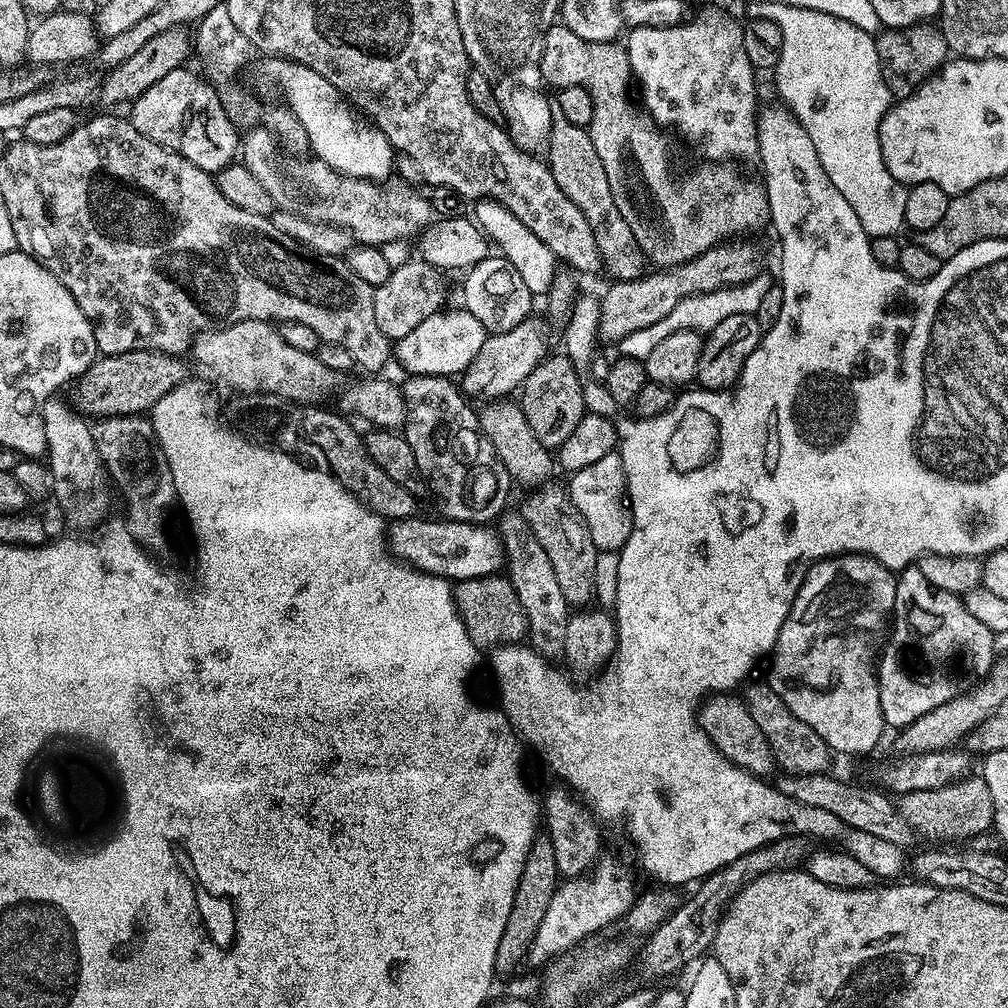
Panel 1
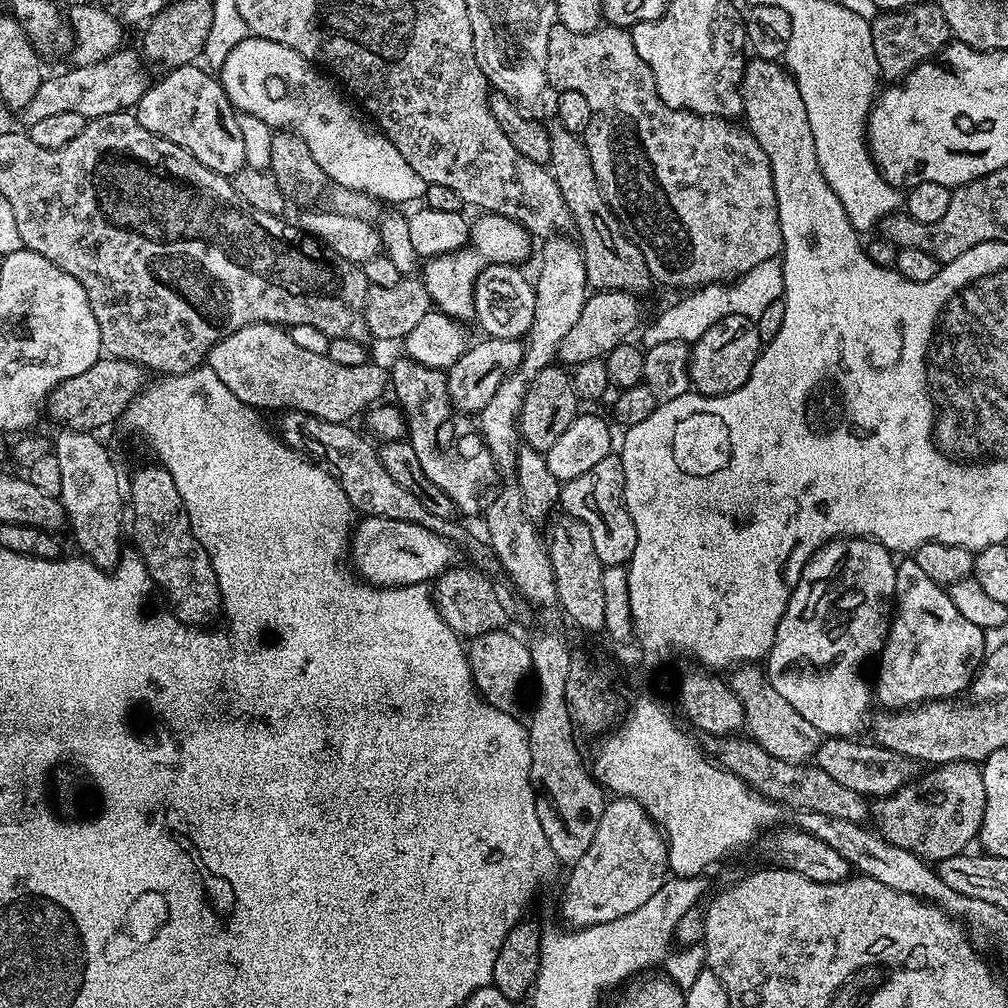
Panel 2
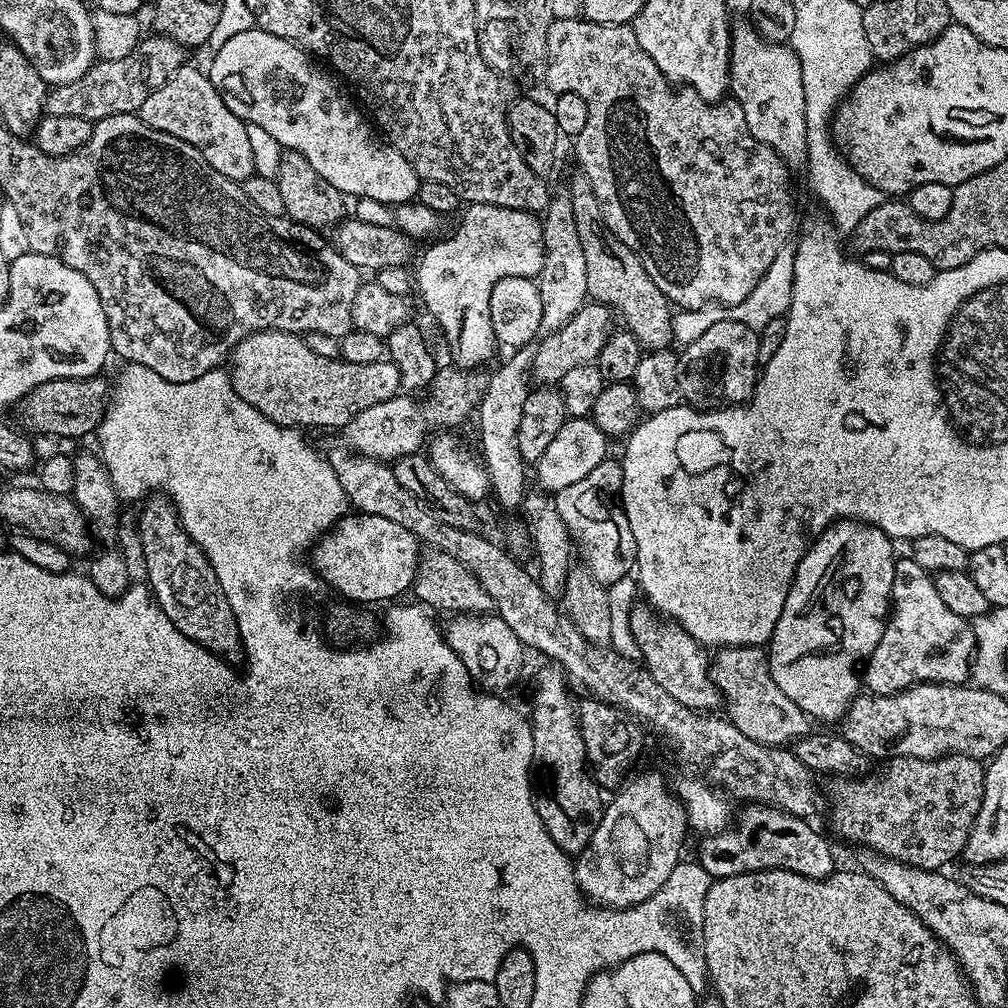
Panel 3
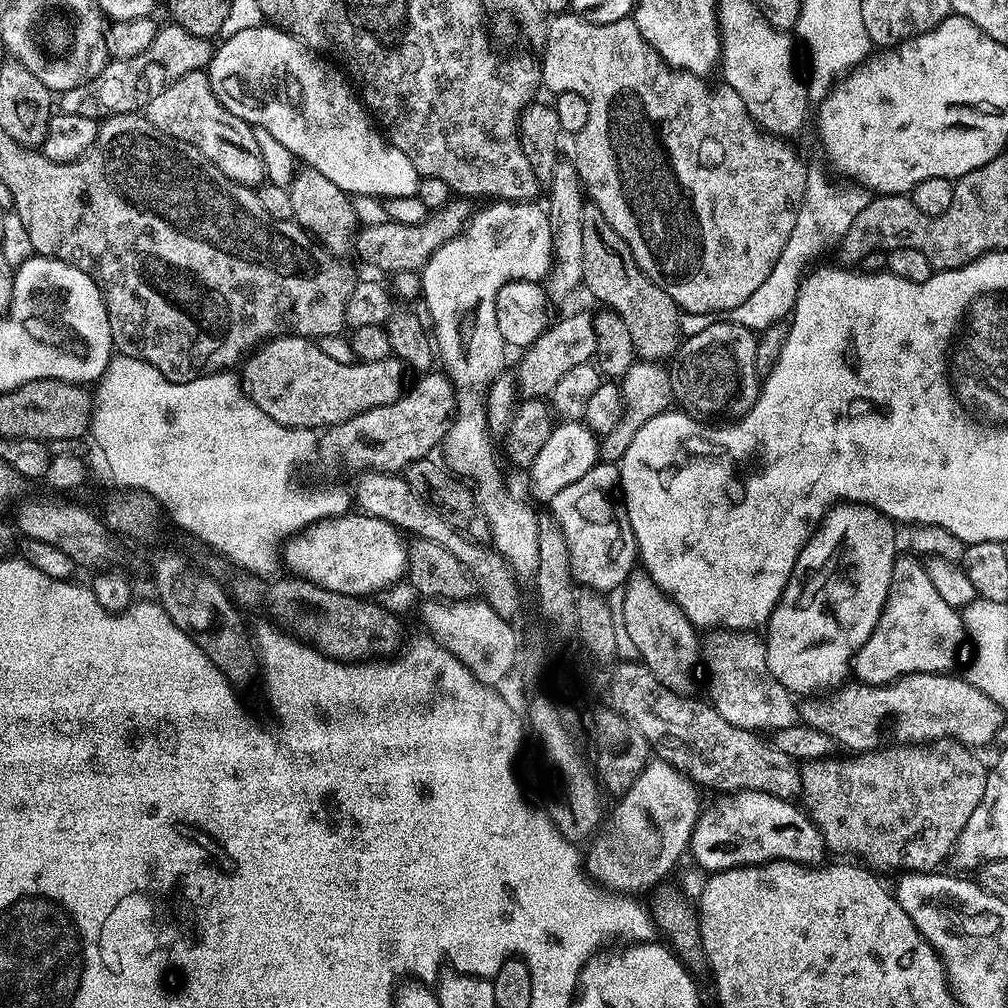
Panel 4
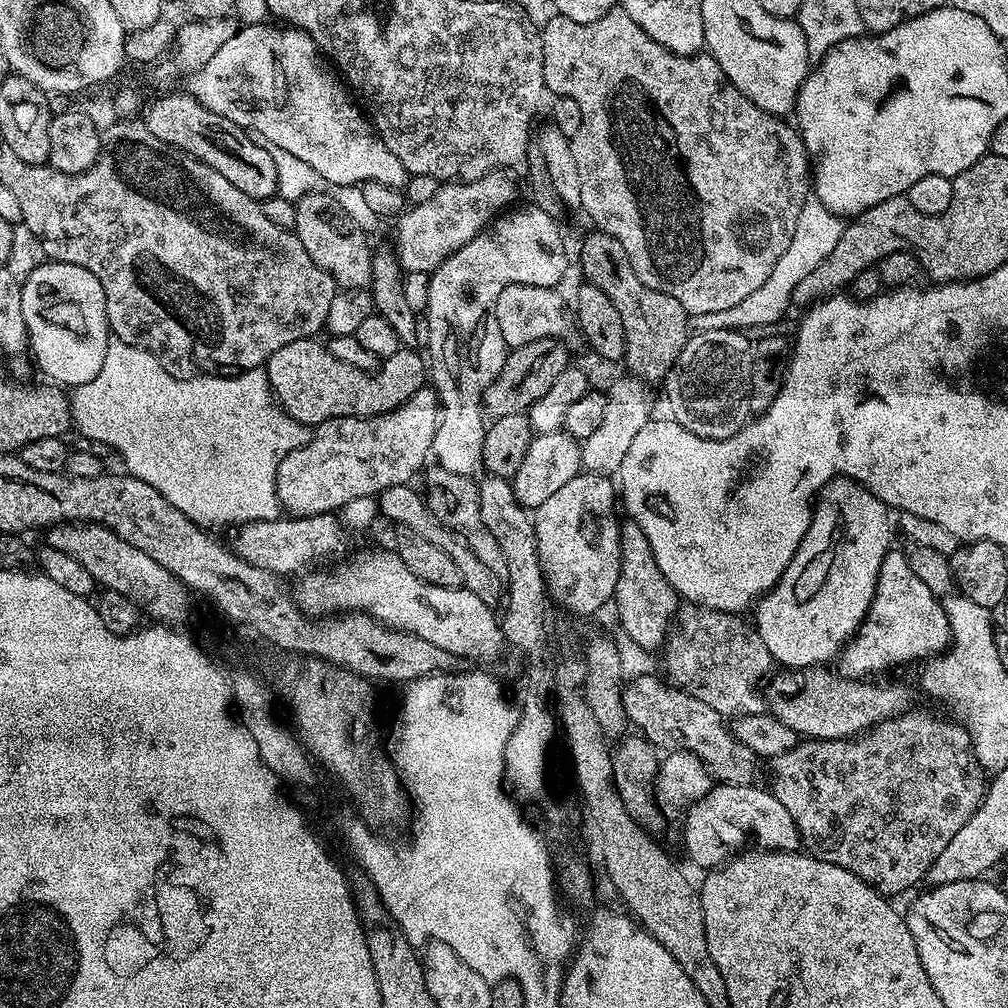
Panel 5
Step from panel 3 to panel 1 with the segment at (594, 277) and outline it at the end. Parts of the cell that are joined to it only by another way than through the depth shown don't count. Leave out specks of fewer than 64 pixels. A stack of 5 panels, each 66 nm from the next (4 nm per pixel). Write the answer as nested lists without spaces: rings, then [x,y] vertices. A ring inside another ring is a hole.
[[[555,107],[552,110],[546,163],[554,174],[554,182],[558,182],[558,190],[562,190],[562,194],[566,194],[566,198],[570,198],[570,202],[574,202],[578,210],[582,210],[582,218],[586,218],[594,234],[603,271],[605,273],[608,271],[613,281],[638,280],[645,275],[644,251],[634,238],[634,230],[626,226],[626,218],[622,218],[622,210],[618,210],[614,194],[610,194],[606,169],[602,167],[602,158],[598,158],[598,150],[594,150],[594,142],[590,138],[588,129],[574,126],[574,122],[566,122],[562,110]]]

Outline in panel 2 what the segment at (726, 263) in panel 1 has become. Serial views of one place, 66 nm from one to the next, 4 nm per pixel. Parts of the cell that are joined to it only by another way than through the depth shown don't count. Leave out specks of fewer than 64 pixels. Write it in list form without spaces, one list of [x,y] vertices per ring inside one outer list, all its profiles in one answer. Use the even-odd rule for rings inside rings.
[[[593,291],[582,306],[582,314],[578,314],[578,322],[574,322],[570,334],[562,338],[562,346],[558,353],[559,363],[564,366],[575,366],[608,357],[610,350],[625,343],[631,337],[628,335],[636,327],[641,327],[640,304],[636,300],[639,299],[630,292]]]

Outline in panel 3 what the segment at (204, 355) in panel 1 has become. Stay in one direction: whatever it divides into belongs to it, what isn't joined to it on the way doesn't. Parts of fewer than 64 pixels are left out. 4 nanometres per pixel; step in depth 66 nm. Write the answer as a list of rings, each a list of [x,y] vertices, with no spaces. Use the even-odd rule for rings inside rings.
[[[256,332],[248,336],[232,351],[230,357],[230,379],[234,390],[250,406],[254,406],[266,418],[284,428],[303,426],[308,428],[343,429],[362,410],[370,410],[378,402],[386,402],[391,396],[401,391],[399,381],[395,377],[376,378],[375,367],[358,366],[354,362],[346,362],[343,358],[324,358],[314,354],[307,346],[304,338],[294,332]]]

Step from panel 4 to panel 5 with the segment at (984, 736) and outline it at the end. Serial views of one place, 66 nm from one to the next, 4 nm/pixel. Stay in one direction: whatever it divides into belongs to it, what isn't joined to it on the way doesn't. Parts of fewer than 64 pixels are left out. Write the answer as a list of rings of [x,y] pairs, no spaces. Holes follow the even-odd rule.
[[[828,666],[780,670],[772,678],[767,681],[767,707],[800,738],[847,740],[913,707],[912,692],[904,684],[868,684],[872,682],[848,680]]]

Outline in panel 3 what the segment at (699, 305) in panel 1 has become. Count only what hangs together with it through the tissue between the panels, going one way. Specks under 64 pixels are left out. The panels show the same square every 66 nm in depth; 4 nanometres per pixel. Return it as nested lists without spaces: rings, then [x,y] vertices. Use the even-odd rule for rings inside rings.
[[[785,250],[766,270],[764,277],[750,290],[750,294],[742,302],[737,304],[707,304],[705,308],[686,308],[677,311],[672,317],[672,338],[677,345],[683,346],[694,342],[694,338],[706,334],[710,326],[718,322],[742,322],[751,328],[762,330],[774,318],[779,316],[787,317],[788,307],[792,301],[792,279],[794,278],[794,255],[791,251]]]

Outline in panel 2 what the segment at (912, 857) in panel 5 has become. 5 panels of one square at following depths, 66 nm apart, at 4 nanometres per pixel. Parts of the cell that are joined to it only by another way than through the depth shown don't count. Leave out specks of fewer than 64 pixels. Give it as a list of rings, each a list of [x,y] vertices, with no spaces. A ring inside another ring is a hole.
[[[963,760],[949,764],[935,765],[928,773],[921,775],[915,782],[908,783],[892,796],[877,799],[874,804],[875,827],[884,839],[894,846],[902,846],[902,850],[910,850],[919,860],[939,862],[946,858],[954,858],[963,853],[968,843],[975,841],[980,834],[982,818],[986,810],[986,786],[984,774],[979,763]]]

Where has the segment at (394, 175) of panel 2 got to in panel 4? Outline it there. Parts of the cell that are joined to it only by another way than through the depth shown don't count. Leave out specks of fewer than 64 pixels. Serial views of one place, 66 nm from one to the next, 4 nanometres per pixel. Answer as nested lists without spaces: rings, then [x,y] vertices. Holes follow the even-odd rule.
[[[275,26],[242,30],[229,35],[225,44],[215,49],[208,63],[208,85],[230,114],[242,118],[253,128],[261,127],[295,157],[301,165],[326,174],[334,186],[353,197],[373,196],[384,200],[415,196],[421,179],[414,162],[388,143],[385,133],[374,123],[353,85],[339,67],[317,54],[296,36]]]

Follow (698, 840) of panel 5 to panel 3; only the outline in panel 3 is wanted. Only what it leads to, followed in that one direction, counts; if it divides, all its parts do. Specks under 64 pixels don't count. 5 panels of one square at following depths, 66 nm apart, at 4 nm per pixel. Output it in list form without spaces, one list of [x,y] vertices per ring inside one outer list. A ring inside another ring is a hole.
[[[749,803],[737,820],[735,817],[734,826],[722,828],[701,839],[704,841],[700,844],[698,862],[714,878],[785,868],[821,880],[831,876],[837,864],[827,838],[808,824],[811,823],[805,817],[795,816],[771,804]]]

